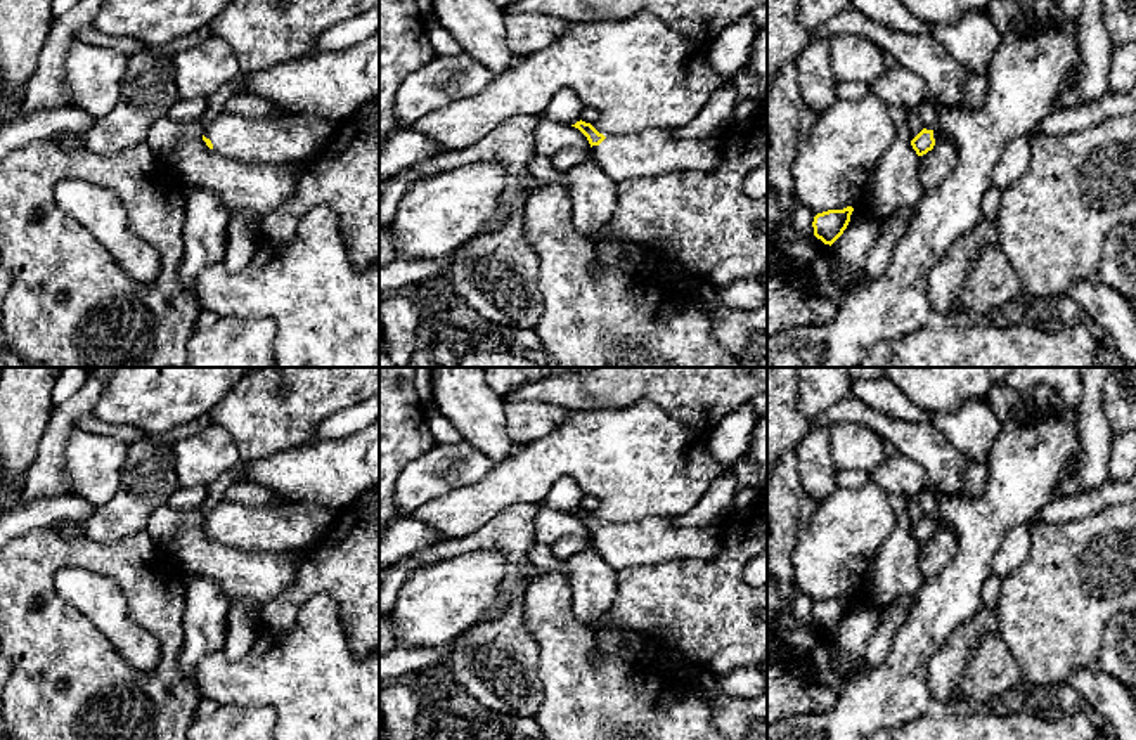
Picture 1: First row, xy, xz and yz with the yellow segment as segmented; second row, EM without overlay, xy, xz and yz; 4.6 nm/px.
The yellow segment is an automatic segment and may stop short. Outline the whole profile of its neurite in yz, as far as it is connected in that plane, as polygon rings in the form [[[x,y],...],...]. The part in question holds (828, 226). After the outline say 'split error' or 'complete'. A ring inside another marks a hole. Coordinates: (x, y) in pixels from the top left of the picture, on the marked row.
[[[847,206],[817,213],[812,222],[814,236],[831,246],[847,229],[852,211],[854,208]]]; complete

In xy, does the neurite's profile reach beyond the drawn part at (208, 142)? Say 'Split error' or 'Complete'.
Split error

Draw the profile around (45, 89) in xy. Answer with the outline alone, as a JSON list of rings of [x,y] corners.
[[[81,0],[71,10],[54,17],[50,33],[38,55],[38,66],[28,83],[23,87],[17,109],[24,113],[42,113],[69,106],[68,88],[64,85],[64,59],[76,35],[94,26],[104,0]]]

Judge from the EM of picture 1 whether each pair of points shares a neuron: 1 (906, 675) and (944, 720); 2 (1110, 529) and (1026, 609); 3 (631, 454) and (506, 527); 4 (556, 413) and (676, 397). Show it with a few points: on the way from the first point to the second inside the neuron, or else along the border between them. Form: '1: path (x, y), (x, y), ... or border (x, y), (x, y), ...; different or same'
1: border (934, 706), (906, 721); different
2: path (1090, 550), (1046, 591); same
3: border (537, 503), (511, 503), (497, 515); different
4: border (529, 401), (561, 404), (568, 411); different

